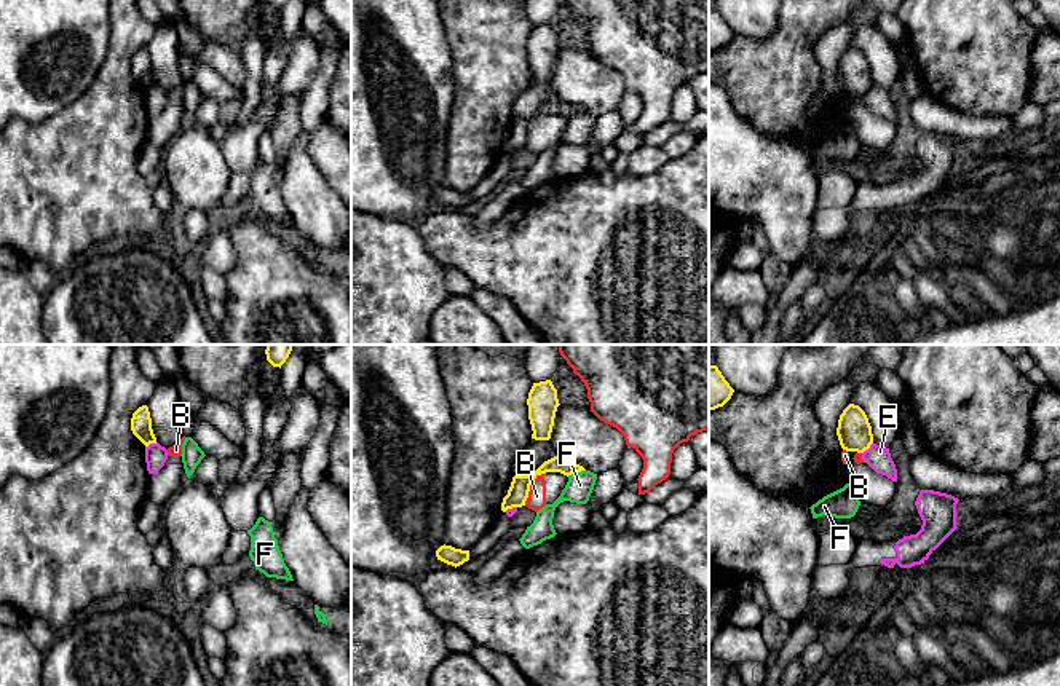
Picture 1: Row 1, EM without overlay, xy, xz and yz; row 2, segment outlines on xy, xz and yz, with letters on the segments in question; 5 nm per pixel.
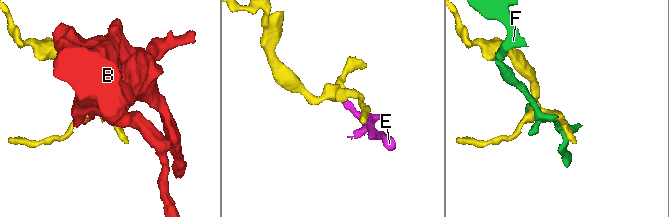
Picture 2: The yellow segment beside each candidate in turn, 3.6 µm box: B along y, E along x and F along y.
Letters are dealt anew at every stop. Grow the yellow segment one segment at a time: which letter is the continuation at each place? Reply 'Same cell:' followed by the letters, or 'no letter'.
Same cell: no letter

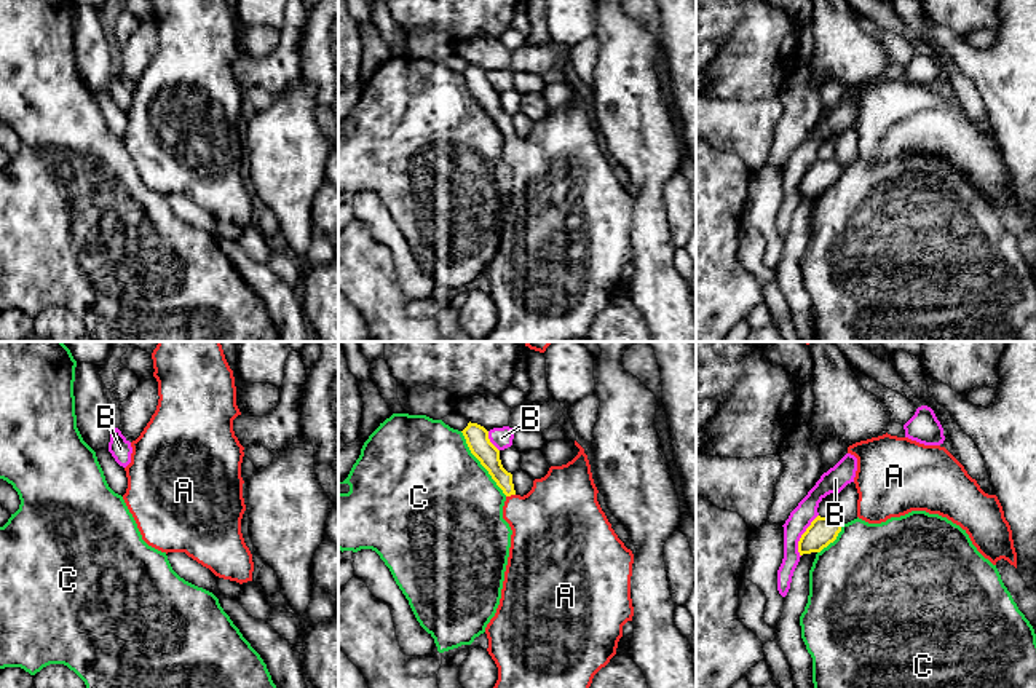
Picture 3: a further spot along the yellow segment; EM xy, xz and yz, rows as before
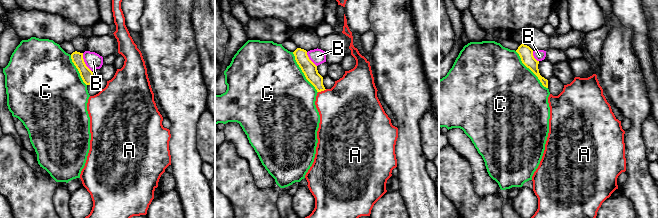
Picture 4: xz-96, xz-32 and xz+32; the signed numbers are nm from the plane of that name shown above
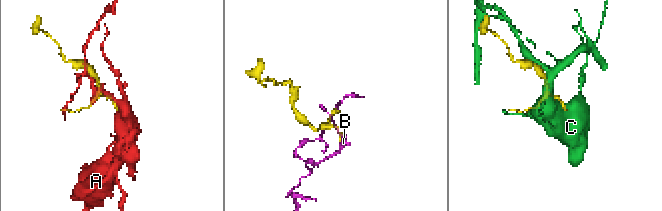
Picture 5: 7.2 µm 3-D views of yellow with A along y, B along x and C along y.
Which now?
Same cell: A

